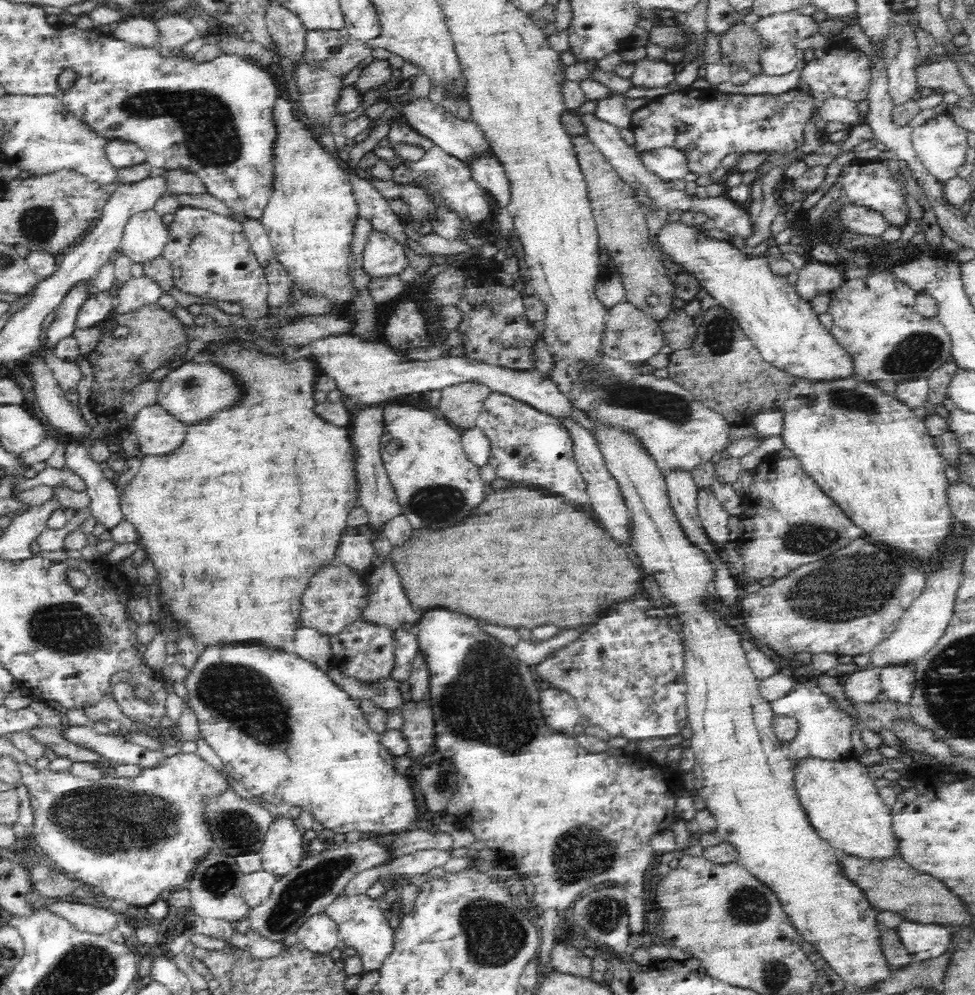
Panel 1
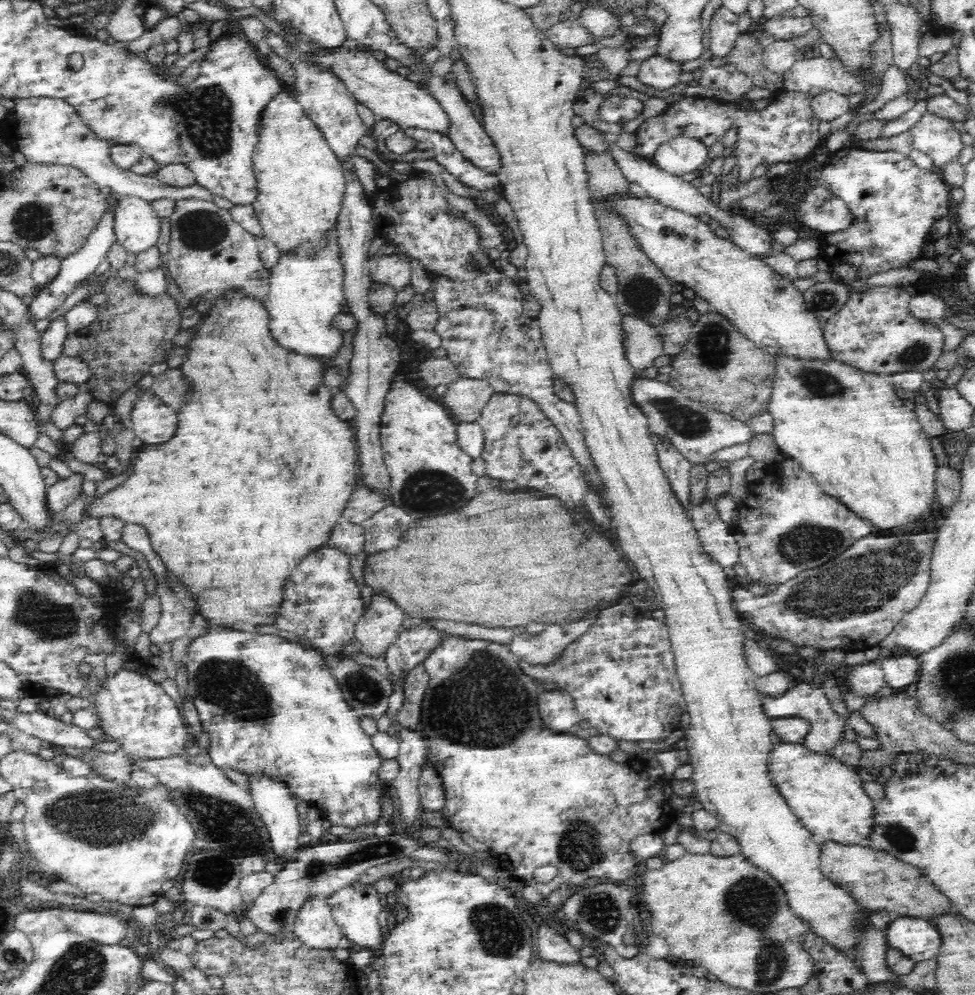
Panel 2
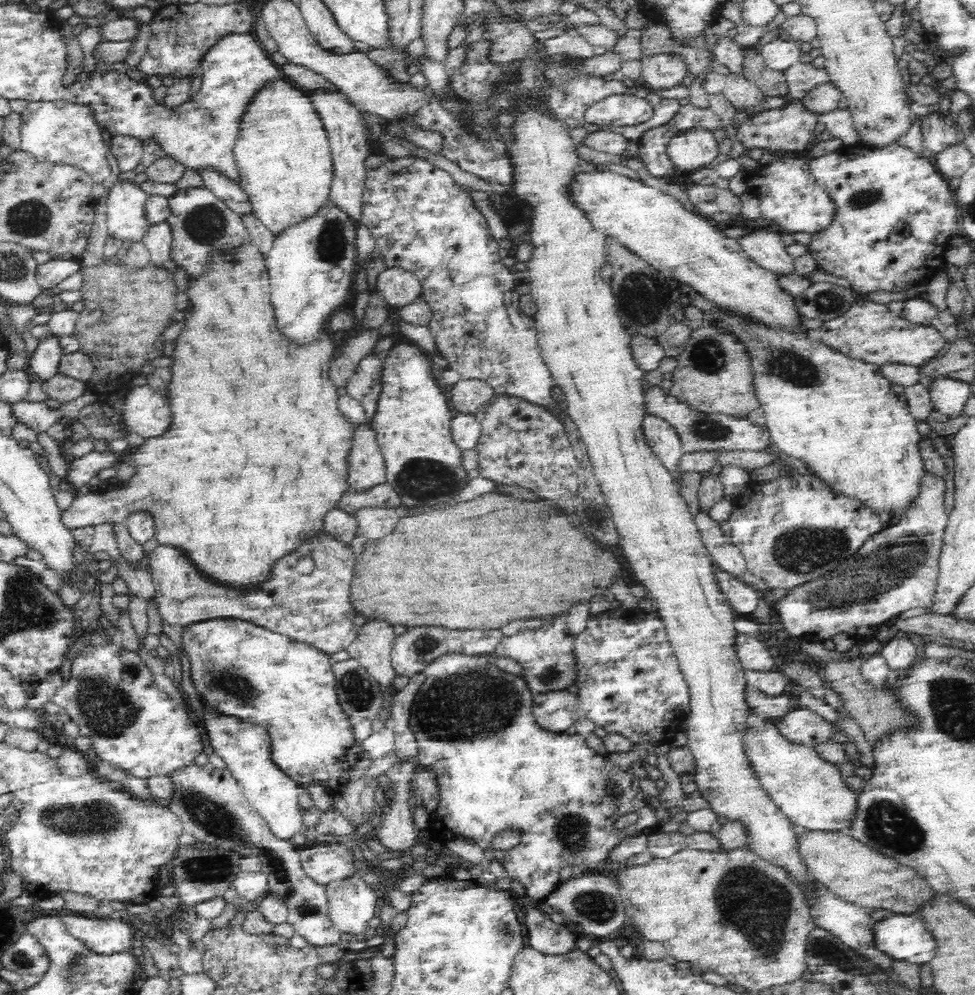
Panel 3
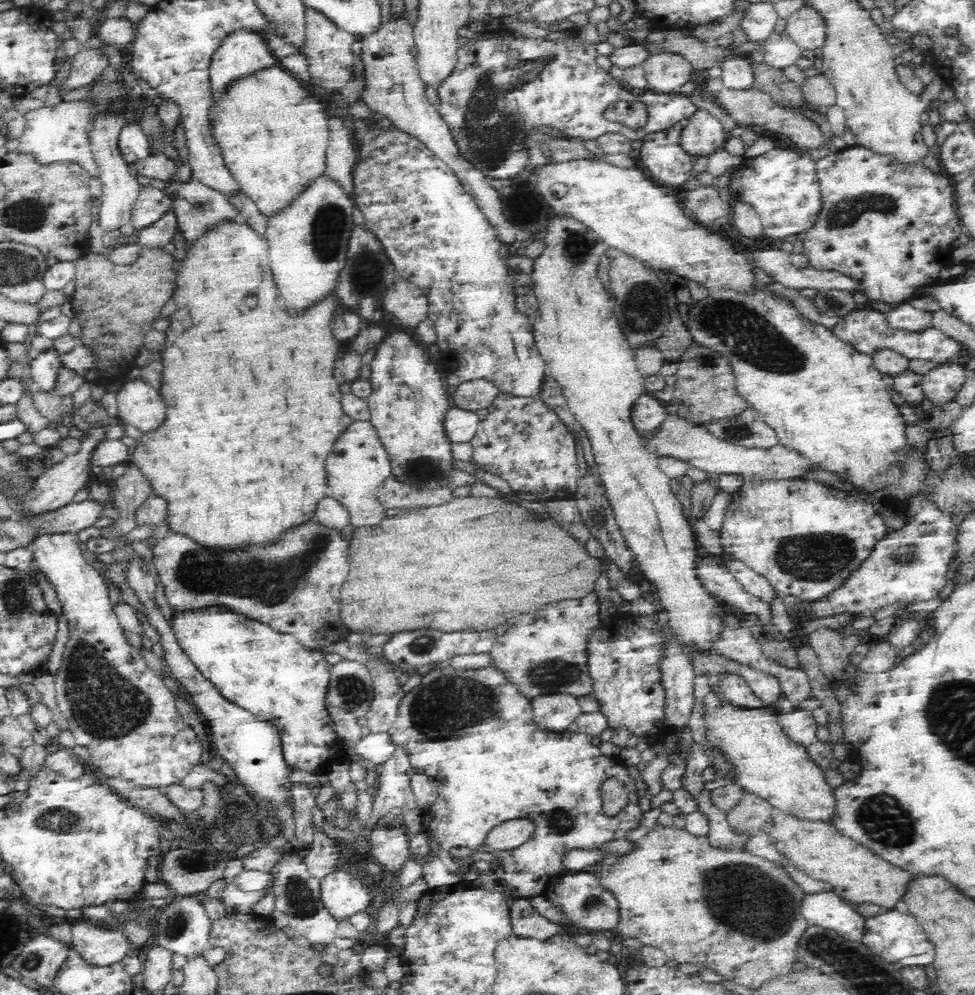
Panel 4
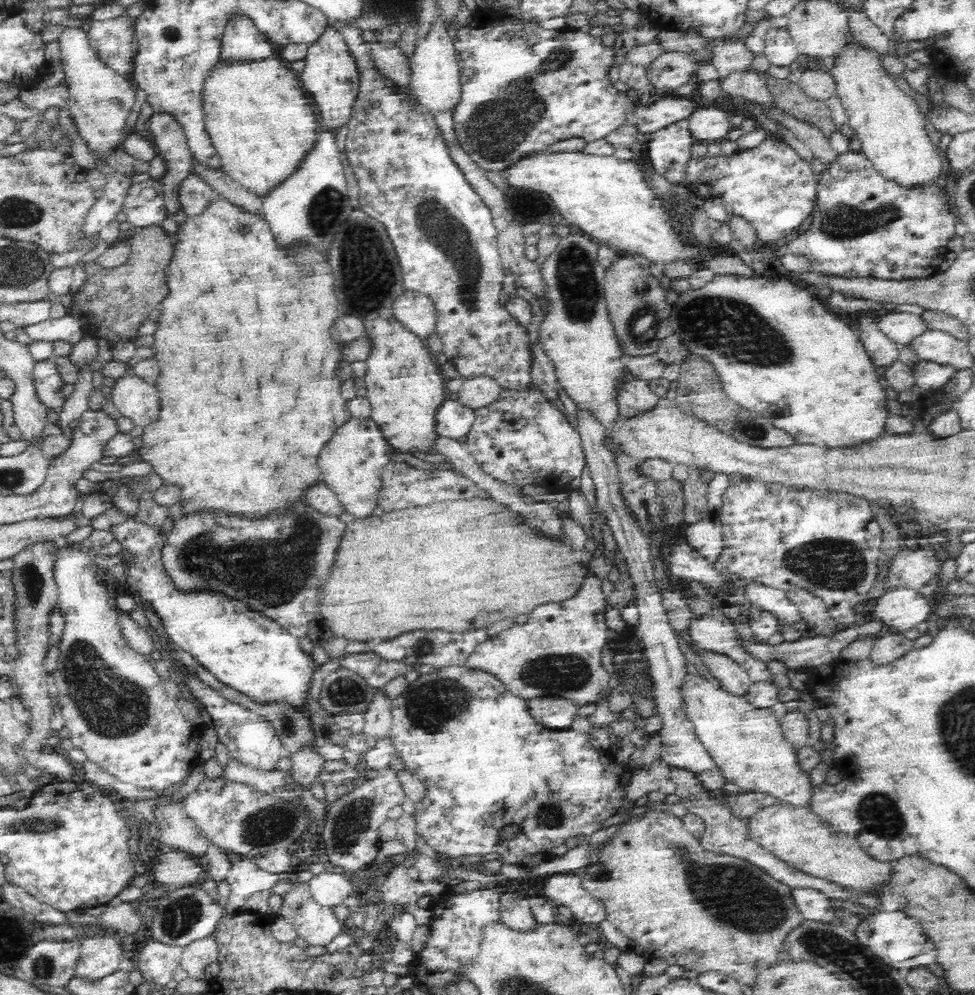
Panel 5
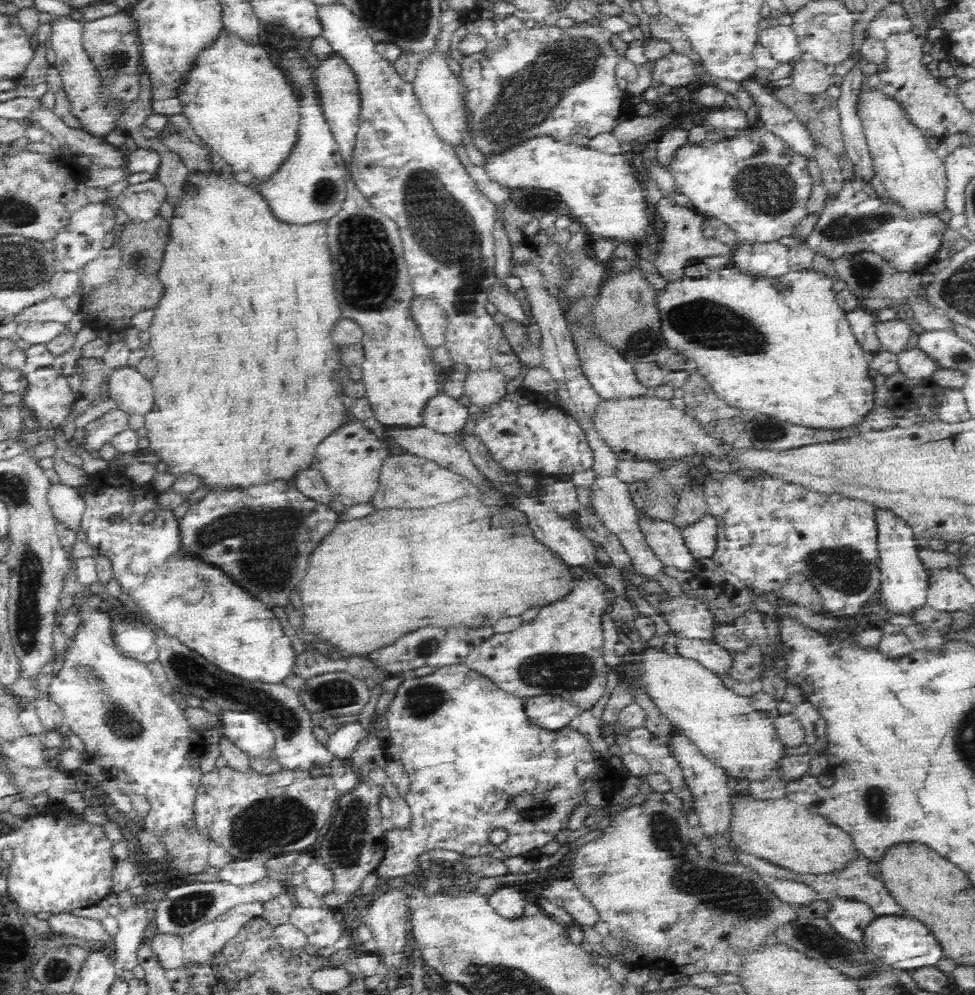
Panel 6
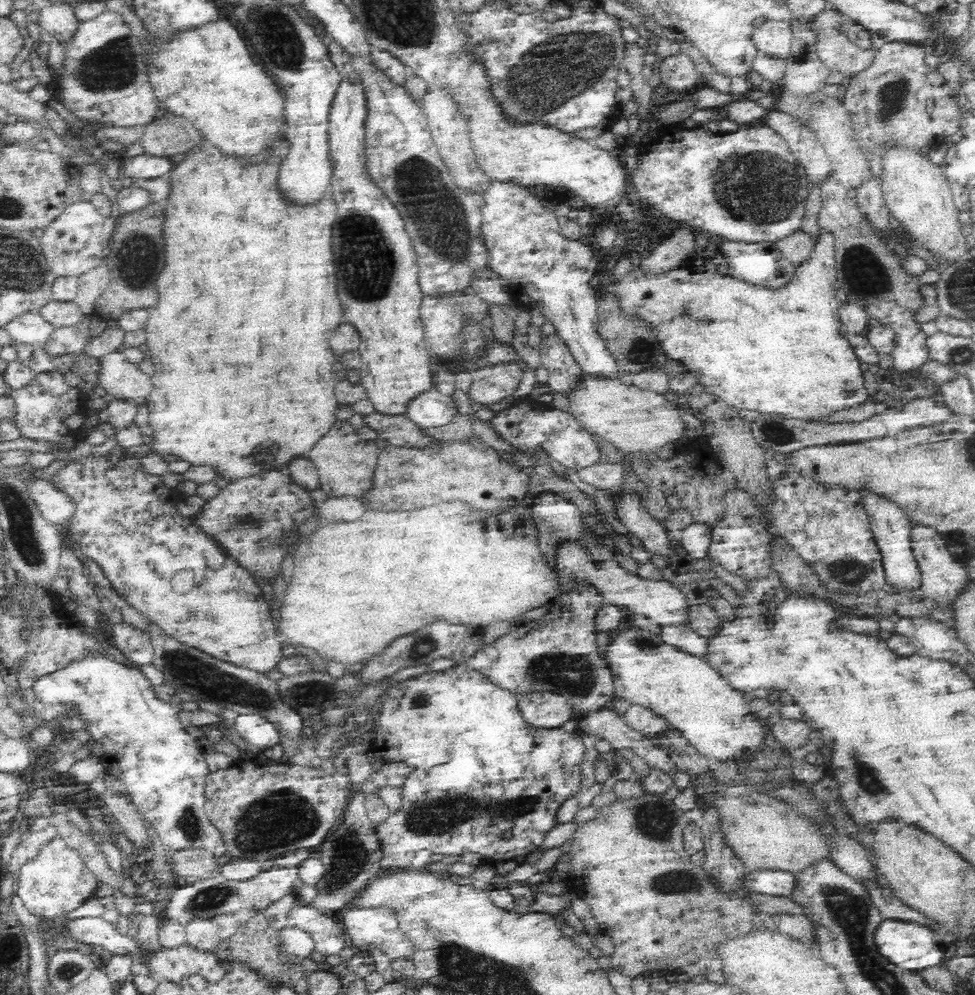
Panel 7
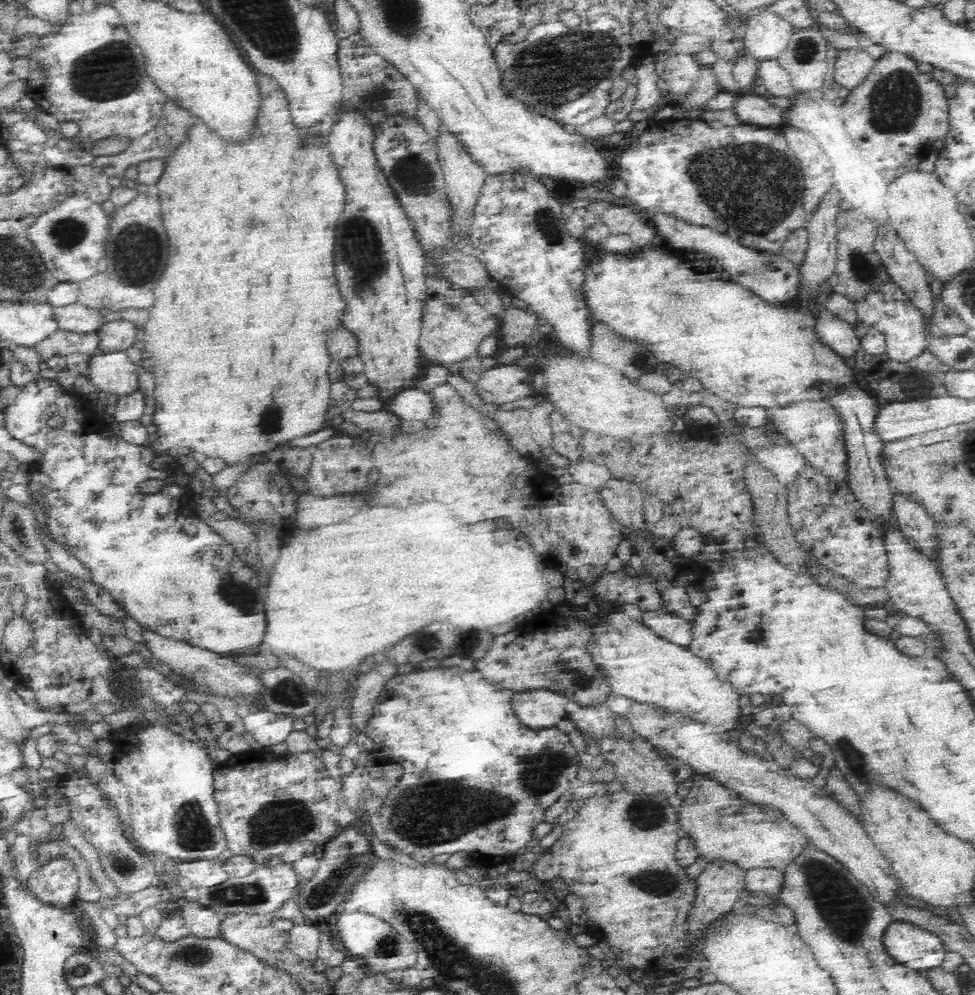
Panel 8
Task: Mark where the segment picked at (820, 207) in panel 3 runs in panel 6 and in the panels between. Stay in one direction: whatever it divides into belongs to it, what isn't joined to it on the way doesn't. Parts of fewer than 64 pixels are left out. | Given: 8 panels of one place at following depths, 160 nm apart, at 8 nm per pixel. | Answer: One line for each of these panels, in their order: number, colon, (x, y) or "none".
4: (781, 185)
5: (770, 186)
6: (753, 183)

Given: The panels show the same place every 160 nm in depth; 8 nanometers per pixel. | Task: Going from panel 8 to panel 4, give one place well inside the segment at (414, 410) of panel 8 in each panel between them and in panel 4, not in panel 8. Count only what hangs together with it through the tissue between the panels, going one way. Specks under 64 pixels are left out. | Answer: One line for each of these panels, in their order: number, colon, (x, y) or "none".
4: (460, 425)
5: (453, 419)
6: (442, 413)
7: (430, 408)

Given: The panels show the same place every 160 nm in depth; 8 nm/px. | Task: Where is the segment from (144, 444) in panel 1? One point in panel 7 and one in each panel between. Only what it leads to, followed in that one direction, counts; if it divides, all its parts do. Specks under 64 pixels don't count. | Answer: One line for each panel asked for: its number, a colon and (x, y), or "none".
2: (153, 421)
3: (145, 411)
4: (140, 404)
5: (135, 398)
6: (132, 392)
7: (121, 379)

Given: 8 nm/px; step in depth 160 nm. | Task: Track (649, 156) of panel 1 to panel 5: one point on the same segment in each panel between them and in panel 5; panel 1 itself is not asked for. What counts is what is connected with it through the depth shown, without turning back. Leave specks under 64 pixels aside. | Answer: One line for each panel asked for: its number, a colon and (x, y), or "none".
2: (681, 155)
3: (695, 148)
4: (704, 133)
5: (707, 124)

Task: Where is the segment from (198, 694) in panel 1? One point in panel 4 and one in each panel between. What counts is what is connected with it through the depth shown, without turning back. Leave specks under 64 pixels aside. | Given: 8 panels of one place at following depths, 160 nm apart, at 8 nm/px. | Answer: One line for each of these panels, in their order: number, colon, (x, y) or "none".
2: (267, 705)
3: (265, 677)
4: (271, 674)

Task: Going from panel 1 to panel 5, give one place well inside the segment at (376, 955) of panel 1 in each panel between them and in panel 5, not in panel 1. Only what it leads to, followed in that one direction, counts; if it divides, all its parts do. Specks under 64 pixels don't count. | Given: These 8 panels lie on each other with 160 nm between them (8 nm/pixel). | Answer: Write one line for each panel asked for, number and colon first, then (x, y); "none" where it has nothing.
2: (356, 907)
3: (352, 903)
4: (342, 893)
5: (331, 887)

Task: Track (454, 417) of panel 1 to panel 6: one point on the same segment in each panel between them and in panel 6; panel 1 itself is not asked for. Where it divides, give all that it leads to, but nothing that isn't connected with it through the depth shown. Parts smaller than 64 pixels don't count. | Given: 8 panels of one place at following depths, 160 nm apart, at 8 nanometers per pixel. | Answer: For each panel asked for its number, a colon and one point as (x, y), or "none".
2: (465, 398)
3: (466, 396)
4: (475, 395)
5: (476, 392)
6: (482, 387)

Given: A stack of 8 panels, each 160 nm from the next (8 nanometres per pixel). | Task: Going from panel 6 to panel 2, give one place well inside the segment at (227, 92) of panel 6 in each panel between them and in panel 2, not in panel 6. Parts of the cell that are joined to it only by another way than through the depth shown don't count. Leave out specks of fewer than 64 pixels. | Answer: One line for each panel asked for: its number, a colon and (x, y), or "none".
2: (299, 182)
3: (282, 155)
4: (272, 130)
5: (260, 121)

